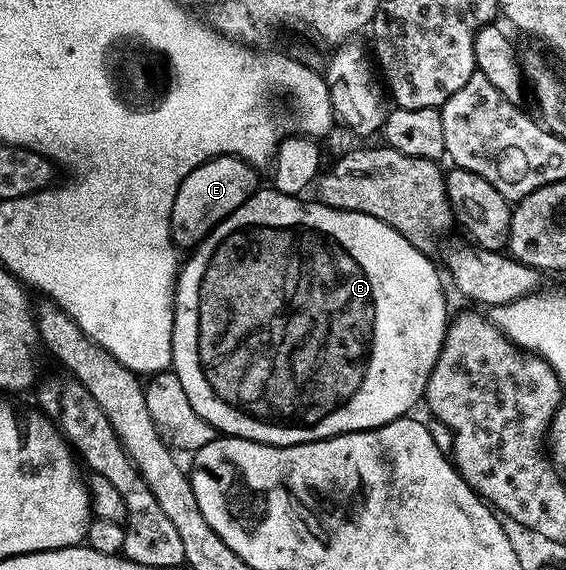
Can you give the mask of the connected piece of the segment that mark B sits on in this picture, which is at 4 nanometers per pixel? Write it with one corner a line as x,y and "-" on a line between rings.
276,190
256,191
243,205
238,206
231,214
220,222
198,245
196,245
187,261
182,261
177,272
175,281
175,317
173,318
173,342
171,343
171,363
177,378
181,380
181,385
185,388
185,395
189,398
189,404
207,423
224,436
240,436
246,440
256,440
262,444
275,444
279,448
286,448
290,444
301,445
314,440
330,440
332,436
340,436
342,432
366,432
370,428
380,428
386,424
393,424
404,419
403,416
415,403
424,399
429,382
429,374
441,354
441,346
445,342
447,325
449,323
449,311
447,312
447,300
443,297
443,284
439,281
439,272
435,269
432,257
421,249
413,247
404,236
393,226
373,218
369,214
360,212
346,212
340,208
330,208
328,204
320,204
305,200
296,196
286,196
285,193

